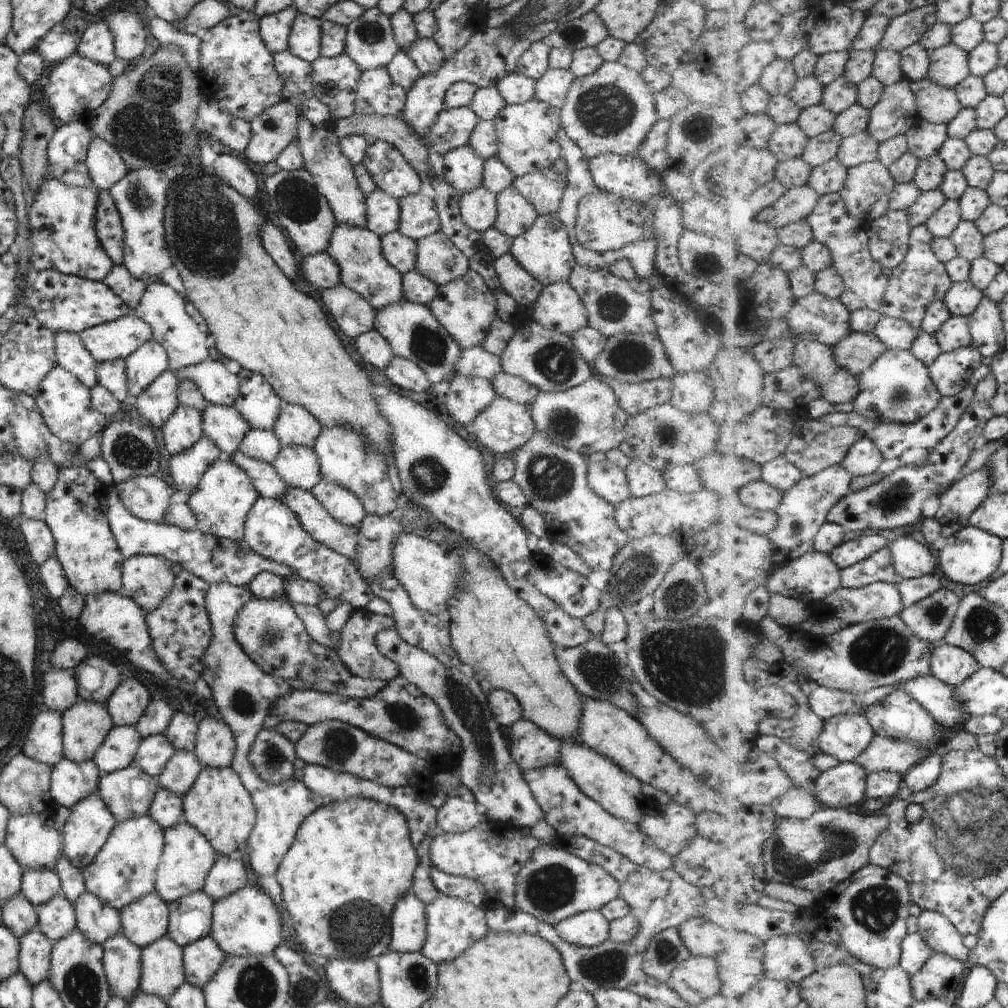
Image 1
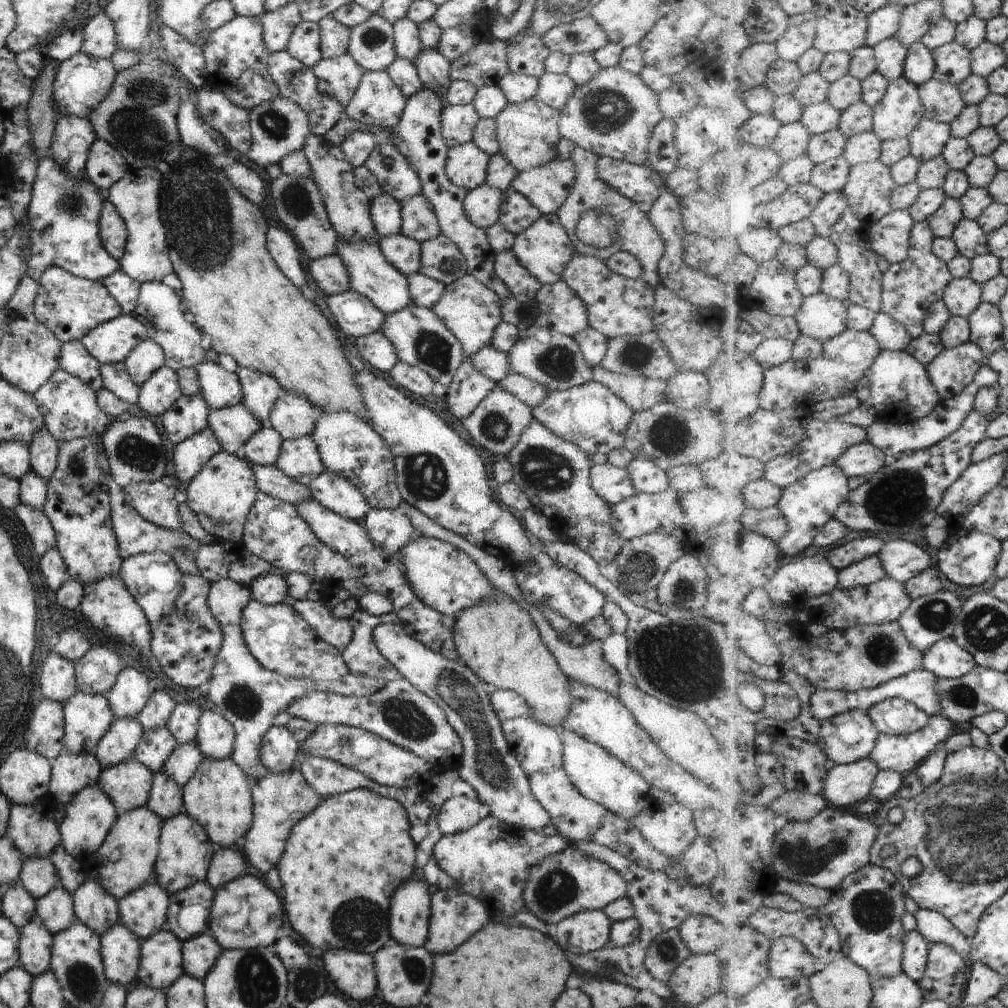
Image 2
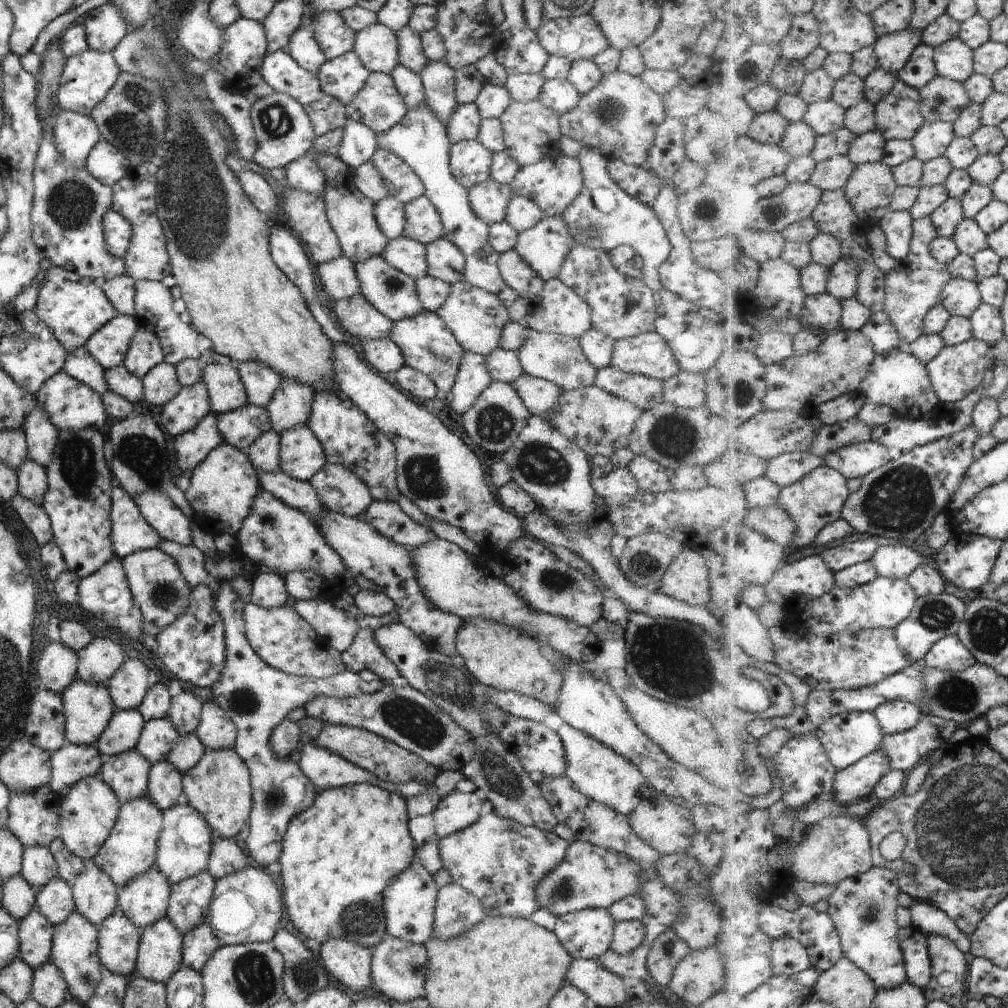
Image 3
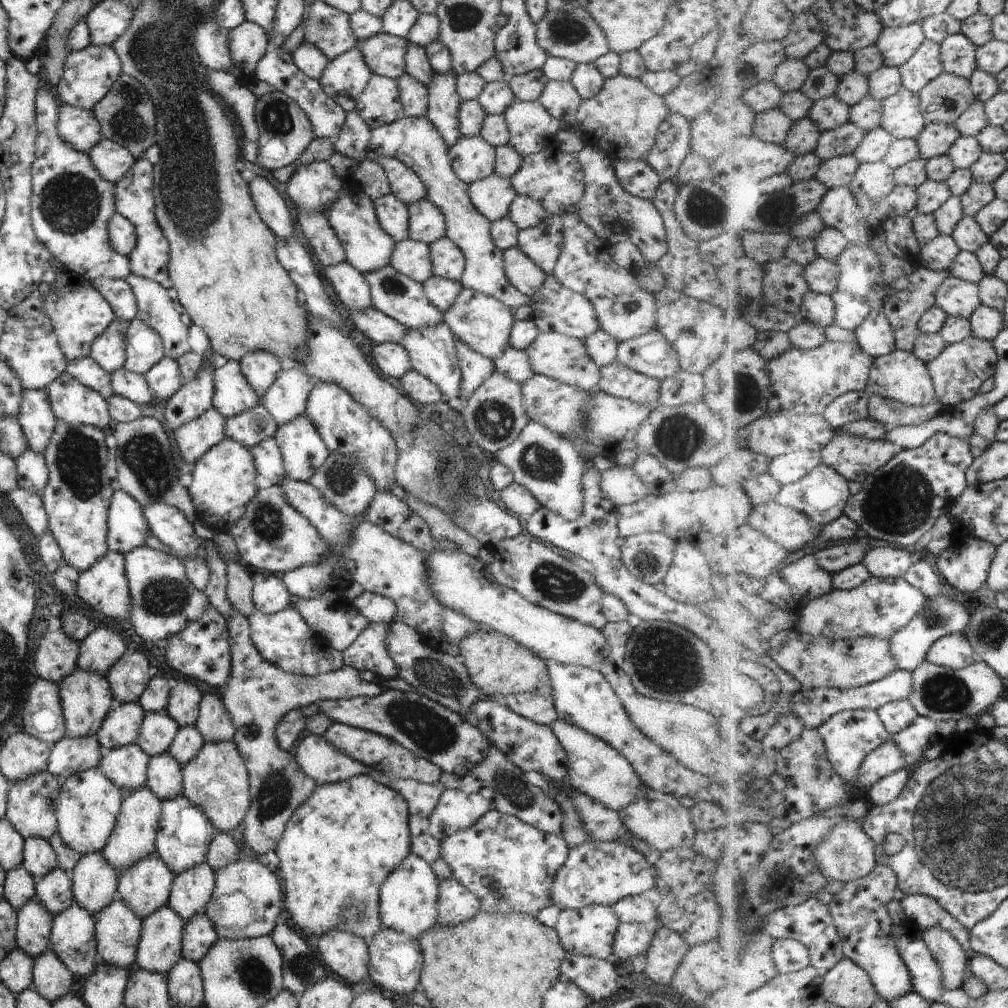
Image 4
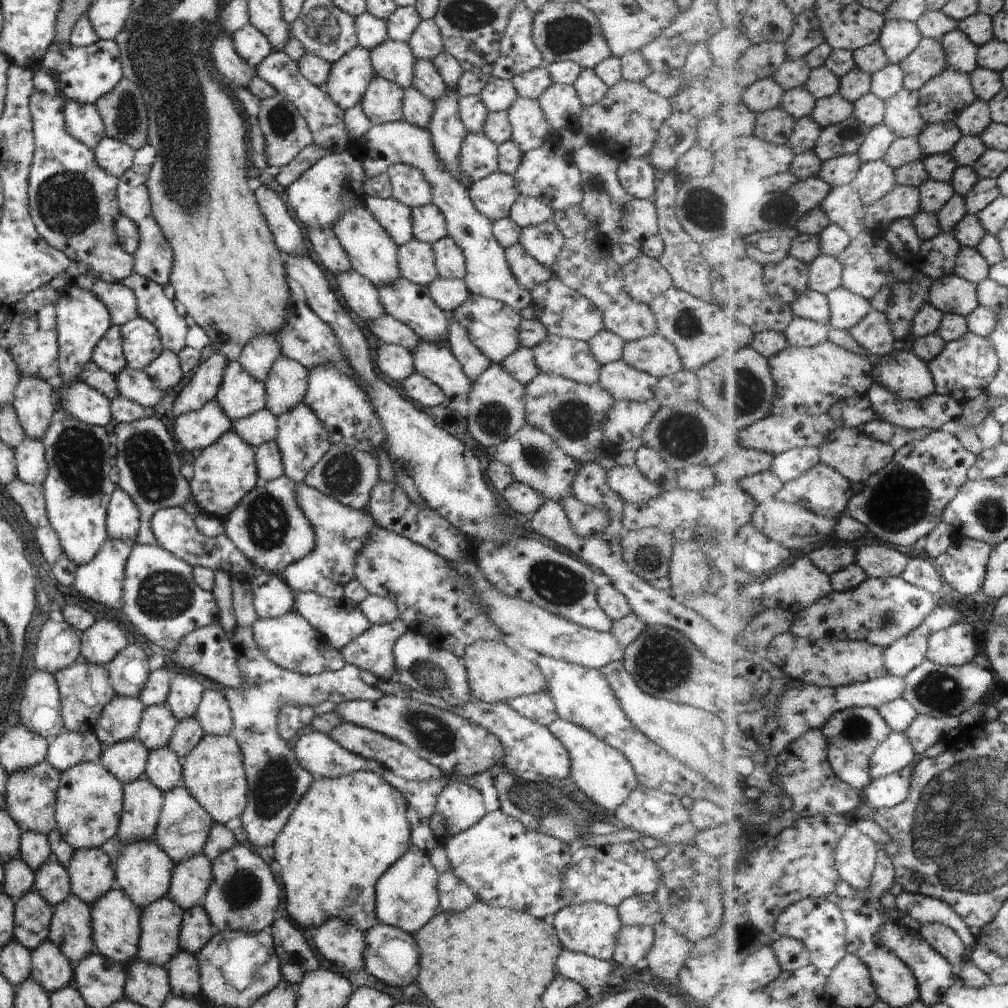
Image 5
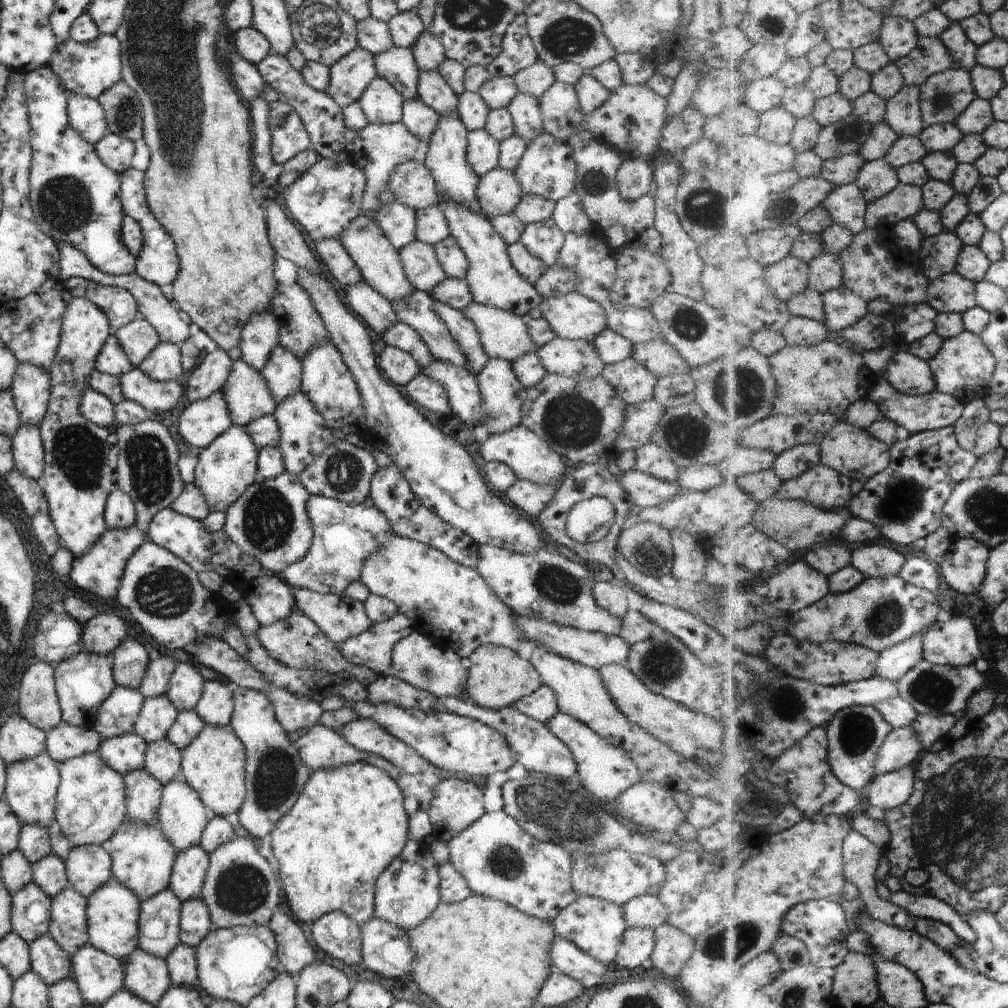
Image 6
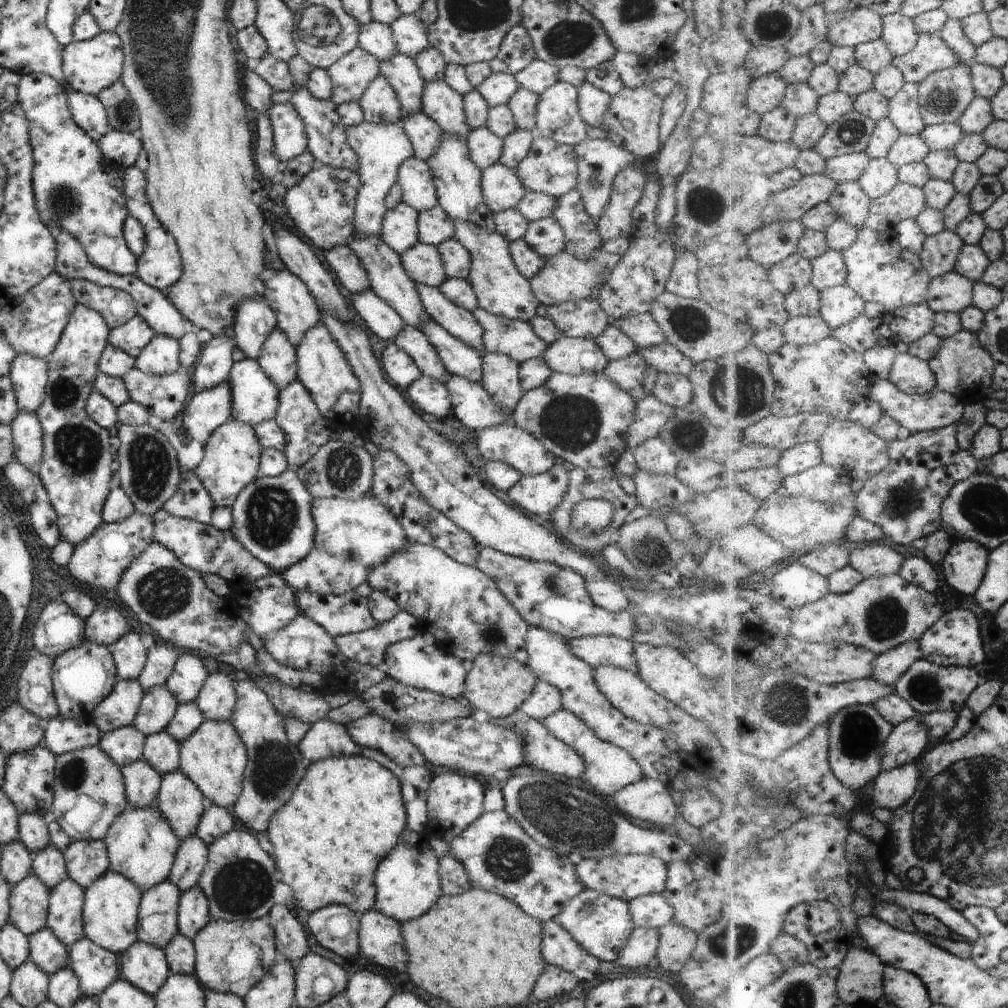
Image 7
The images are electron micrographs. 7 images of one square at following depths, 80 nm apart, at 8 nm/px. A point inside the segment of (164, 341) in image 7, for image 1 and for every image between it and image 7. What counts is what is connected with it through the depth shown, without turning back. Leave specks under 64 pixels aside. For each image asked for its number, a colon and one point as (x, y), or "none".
1: (157, 401)
2: (161, 389)
3: (160, 384)
4: (163, 379)
5: (164, 372)
6: (162, 364)

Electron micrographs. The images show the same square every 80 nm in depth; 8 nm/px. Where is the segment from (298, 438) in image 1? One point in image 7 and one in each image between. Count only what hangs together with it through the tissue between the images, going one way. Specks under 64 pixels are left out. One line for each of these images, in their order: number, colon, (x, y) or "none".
2: (292, 416)
3: (290, 406)
4: (285, 399)
5: (286, 382)
6: (281, 372)
7: (277, 360)

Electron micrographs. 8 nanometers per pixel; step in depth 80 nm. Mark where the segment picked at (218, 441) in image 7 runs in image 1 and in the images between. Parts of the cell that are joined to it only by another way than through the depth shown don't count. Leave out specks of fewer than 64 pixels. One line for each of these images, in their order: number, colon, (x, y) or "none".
1: (220, 502)
2: (220, 495)
3: (222, 486)
4: (222, 483)
5: (223, 473)
6: (225, 468)

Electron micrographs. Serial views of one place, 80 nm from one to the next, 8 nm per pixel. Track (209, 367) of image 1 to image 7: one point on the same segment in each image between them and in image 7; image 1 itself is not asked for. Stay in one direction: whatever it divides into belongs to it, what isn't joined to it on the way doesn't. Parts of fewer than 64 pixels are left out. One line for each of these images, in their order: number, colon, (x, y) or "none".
2: (219, 388)
3: (225, 392)
4: (231, 394)
5: (239, 395)
6: (246, 396)
7: (253, 399)

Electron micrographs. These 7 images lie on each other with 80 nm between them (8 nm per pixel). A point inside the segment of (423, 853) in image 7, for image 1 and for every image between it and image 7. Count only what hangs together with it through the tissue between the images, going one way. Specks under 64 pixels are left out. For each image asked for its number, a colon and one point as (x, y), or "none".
1: (407, 921)
2: (408, 910)
3: (407, 902)
4: (407, 898)
5: (406, 898)
6: (406, 892)

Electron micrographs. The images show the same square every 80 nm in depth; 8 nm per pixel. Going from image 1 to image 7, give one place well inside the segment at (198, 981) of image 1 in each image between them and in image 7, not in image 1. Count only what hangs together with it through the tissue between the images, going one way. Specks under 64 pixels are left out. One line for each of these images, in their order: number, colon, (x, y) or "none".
2: (199, 953)
3: (198, 944)
4: (197, 934)
5: (195, 930)
6: (194, 924)
7: (192, 913)

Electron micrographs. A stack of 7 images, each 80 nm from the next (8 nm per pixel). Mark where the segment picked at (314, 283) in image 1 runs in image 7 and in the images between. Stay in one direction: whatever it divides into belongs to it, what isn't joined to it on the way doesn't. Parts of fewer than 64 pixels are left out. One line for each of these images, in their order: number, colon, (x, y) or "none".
2: (328, 272)
3: (337, 276)
4: (349, 286)
5: (359, 295)
6: (376, 312)
7: (380, 318)

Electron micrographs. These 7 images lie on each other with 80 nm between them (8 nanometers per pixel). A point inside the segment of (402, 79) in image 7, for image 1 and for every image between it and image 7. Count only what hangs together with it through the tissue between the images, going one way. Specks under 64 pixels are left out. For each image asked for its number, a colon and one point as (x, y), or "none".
1: (369, 42)
2: (371, 44)
3: (375, 46)
4: (384, 54)
5: (392, 60)
6: (396, 65)

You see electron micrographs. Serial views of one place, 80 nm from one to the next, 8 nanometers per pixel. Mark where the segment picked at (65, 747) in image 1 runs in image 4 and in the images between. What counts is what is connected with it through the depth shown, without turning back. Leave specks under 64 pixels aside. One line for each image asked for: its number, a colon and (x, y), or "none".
2: (86, 717)
3: (86, 708)
4: (85, 697)

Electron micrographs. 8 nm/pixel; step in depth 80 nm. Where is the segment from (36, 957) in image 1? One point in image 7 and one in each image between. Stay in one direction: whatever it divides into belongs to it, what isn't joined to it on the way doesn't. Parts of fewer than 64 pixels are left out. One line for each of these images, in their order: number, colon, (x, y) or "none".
2: (34, 942)
3: (34, 936)
4: (33, 923)
5: (31, 915)
6: (30, 907)
7: (28, 899)

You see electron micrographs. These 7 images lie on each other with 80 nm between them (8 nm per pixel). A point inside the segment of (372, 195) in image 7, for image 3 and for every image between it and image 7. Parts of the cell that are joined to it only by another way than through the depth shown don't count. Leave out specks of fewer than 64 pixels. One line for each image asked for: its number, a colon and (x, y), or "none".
3: (419, 139)
4: (414, 142)
5: (487, 275)
6: (376, 149)

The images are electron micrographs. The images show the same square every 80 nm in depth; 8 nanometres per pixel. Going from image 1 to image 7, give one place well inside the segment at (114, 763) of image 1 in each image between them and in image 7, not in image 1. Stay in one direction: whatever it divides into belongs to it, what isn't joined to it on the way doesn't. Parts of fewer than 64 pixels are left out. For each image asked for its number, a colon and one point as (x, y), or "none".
2: (118, 743)
3: (122, 731)
4: (120, 726)
5: (118, 721)
6: (115, 716)
7: (119, 707)

